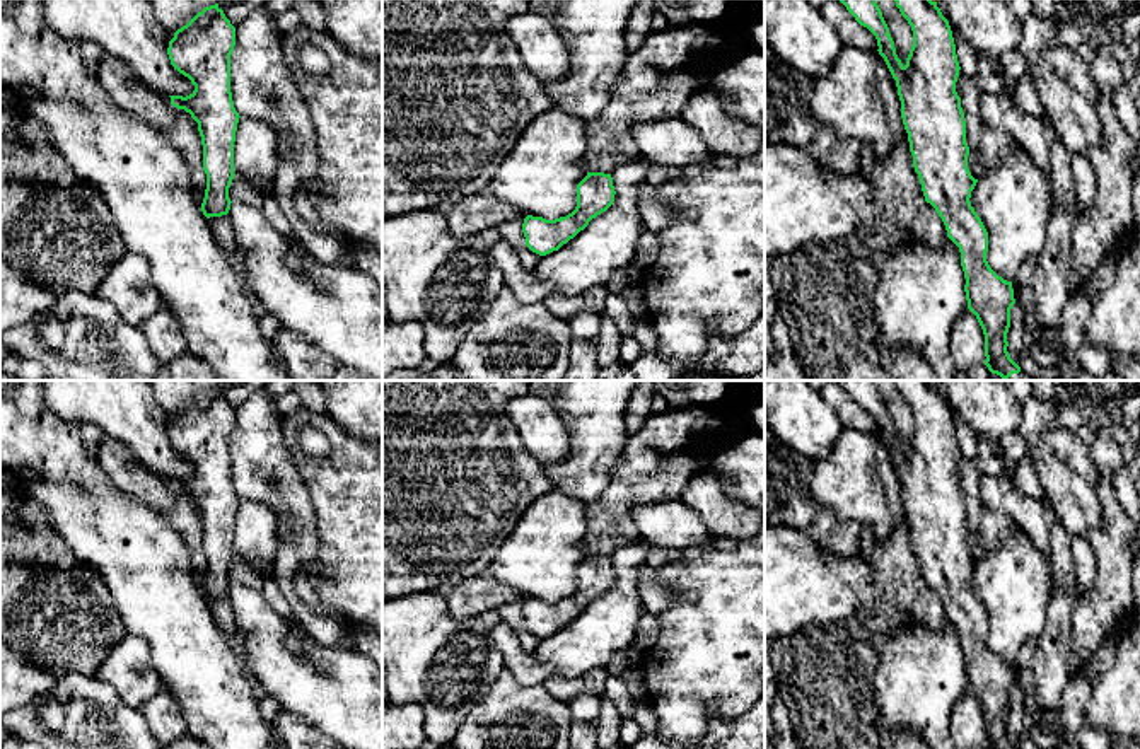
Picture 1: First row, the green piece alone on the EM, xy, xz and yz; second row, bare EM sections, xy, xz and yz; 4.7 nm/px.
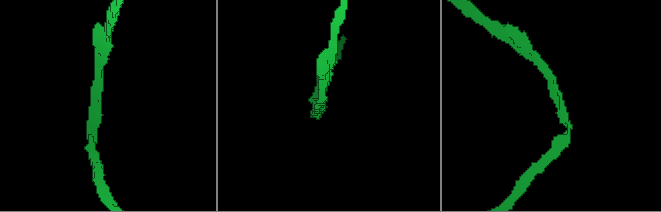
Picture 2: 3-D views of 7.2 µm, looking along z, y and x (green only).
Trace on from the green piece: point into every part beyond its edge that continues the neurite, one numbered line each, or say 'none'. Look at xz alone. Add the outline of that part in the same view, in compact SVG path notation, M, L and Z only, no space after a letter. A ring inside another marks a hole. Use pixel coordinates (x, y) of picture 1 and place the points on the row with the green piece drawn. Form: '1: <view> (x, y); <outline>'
none

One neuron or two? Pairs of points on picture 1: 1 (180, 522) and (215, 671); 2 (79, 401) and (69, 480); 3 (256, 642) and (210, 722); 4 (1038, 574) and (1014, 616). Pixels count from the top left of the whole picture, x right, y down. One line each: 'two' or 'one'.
1: two
2: two
3: two
4: one

